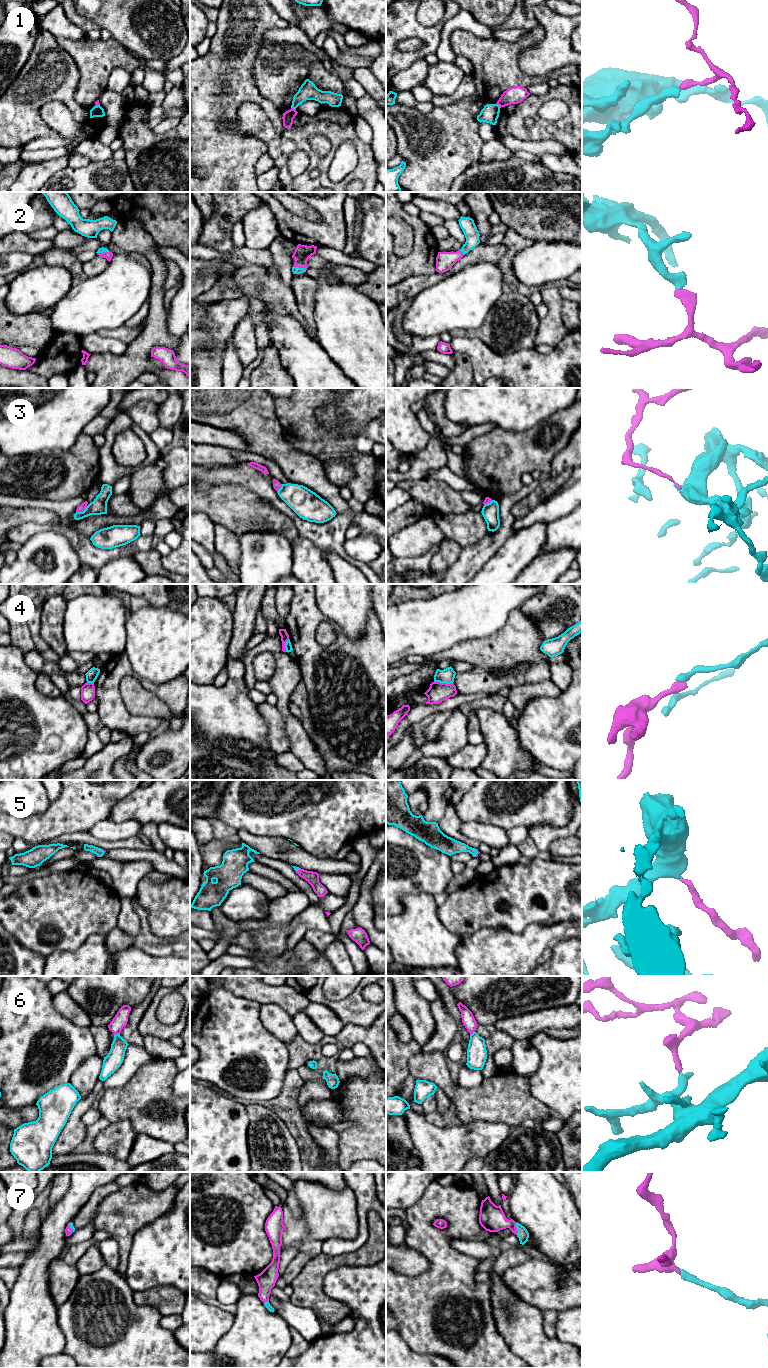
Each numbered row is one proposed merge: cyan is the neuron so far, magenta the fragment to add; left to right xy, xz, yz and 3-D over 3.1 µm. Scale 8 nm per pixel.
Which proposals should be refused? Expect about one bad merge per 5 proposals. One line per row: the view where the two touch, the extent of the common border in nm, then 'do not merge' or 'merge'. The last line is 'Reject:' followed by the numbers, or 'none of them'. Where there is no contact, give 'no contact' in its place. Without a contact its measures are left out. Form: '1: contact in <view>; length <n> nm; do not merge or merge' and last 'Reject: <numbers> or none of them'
1: contact in xz; length 40 nm; do not merge
2: contact in xz; length 110 nm; merge
3: contact in xy; length 110 nm; do not merge
4: contact in yz; length 150 nm; do not merge
5: contact in yz; length 70 nm; merge
6: contact in xy; length 50 nm; merge
7: contact in yz; length 100 nm; merge
Reject: 1, 3, 4

